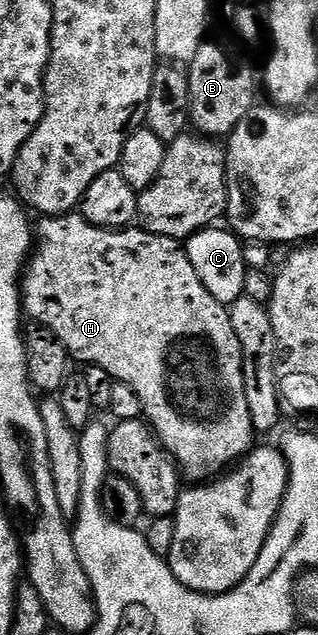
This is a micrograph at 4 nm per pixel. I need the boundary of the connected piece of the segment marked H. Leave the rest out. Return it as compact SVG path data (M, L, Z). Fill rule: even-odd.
M79 212L60 214L57 218L47 216L39 219L34 230L34 249L29 257L27 267L22 275L22 310L33 319L33 323L45 326L52 330L58 340L67 348L69 355L83 364L91 364L105 370L112 379L122 384L130 384L134 392L138 392L138 400L142 400L144 409L143 417L146 419L156 438L164 445L176 465L179 466L181 475L189 478L189 483L204 484L215 480L253 449L258 435L254 424L250 420L250 408L246 405L246 384L242 372L242 344L238 344L238 336L234 336L234 324L230 324L228 315L229 307L225 303L214 300L210 292L206 292L206 284L198 280L198 272L194 272L194 264L190 264L187 249L175 238L158 236L139 228L125 228L123 230L103 230L92 226ZM182 336L182 350L168 350L176 344L176 338Z

